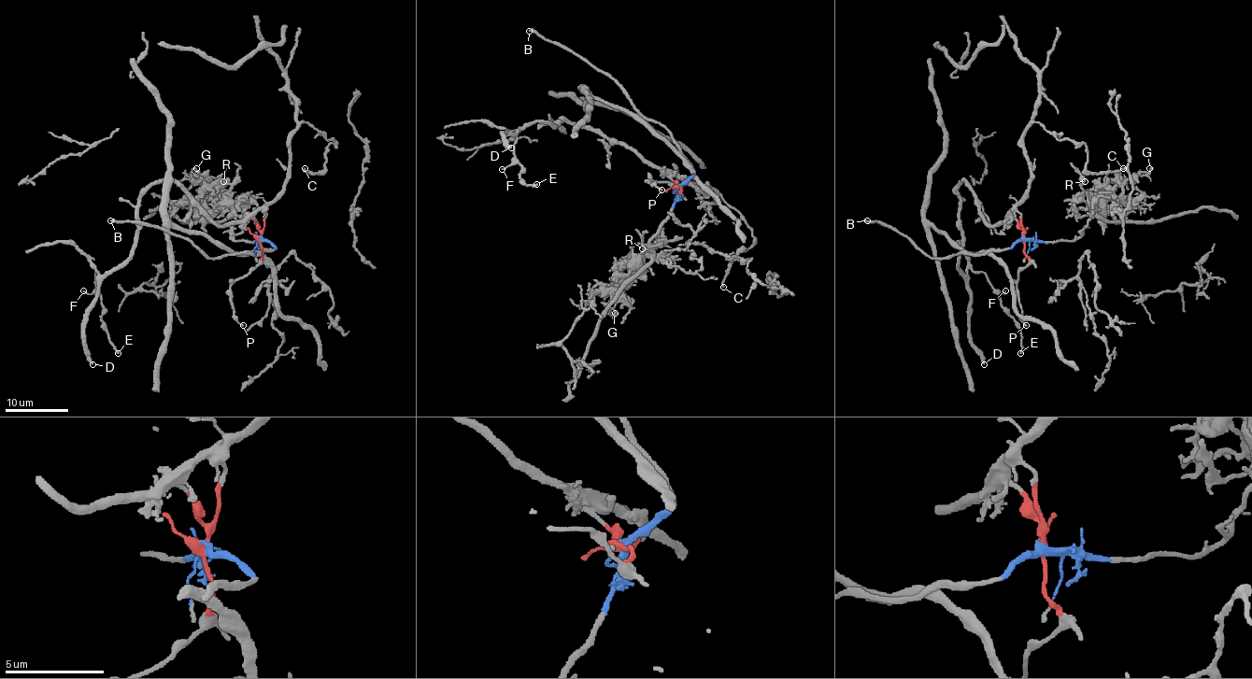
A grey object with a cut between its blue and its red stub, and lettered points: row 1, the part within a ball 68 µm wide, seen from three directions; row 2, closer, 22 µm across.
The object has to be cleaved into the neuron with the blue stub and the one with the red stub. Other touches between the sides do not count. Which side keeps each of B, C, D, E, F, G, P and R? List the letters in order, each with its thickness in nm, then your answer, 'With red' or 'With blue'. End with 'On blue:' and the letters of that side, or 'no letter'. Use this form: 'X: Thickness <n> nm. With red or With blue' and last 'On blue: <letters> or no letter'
B: Thickness 260 nm. With blue
C: Thickness 140 nm. With red
D: Thickness 280 nm. With red
E: Thickness 180 nm. With red
F: Thickness 100 nm. With red
G: Thickness 150 nm. With blue
P: Thickness 120 nm. With red
R: Thickness 160 nm. With blue
On blue: B, G, R

